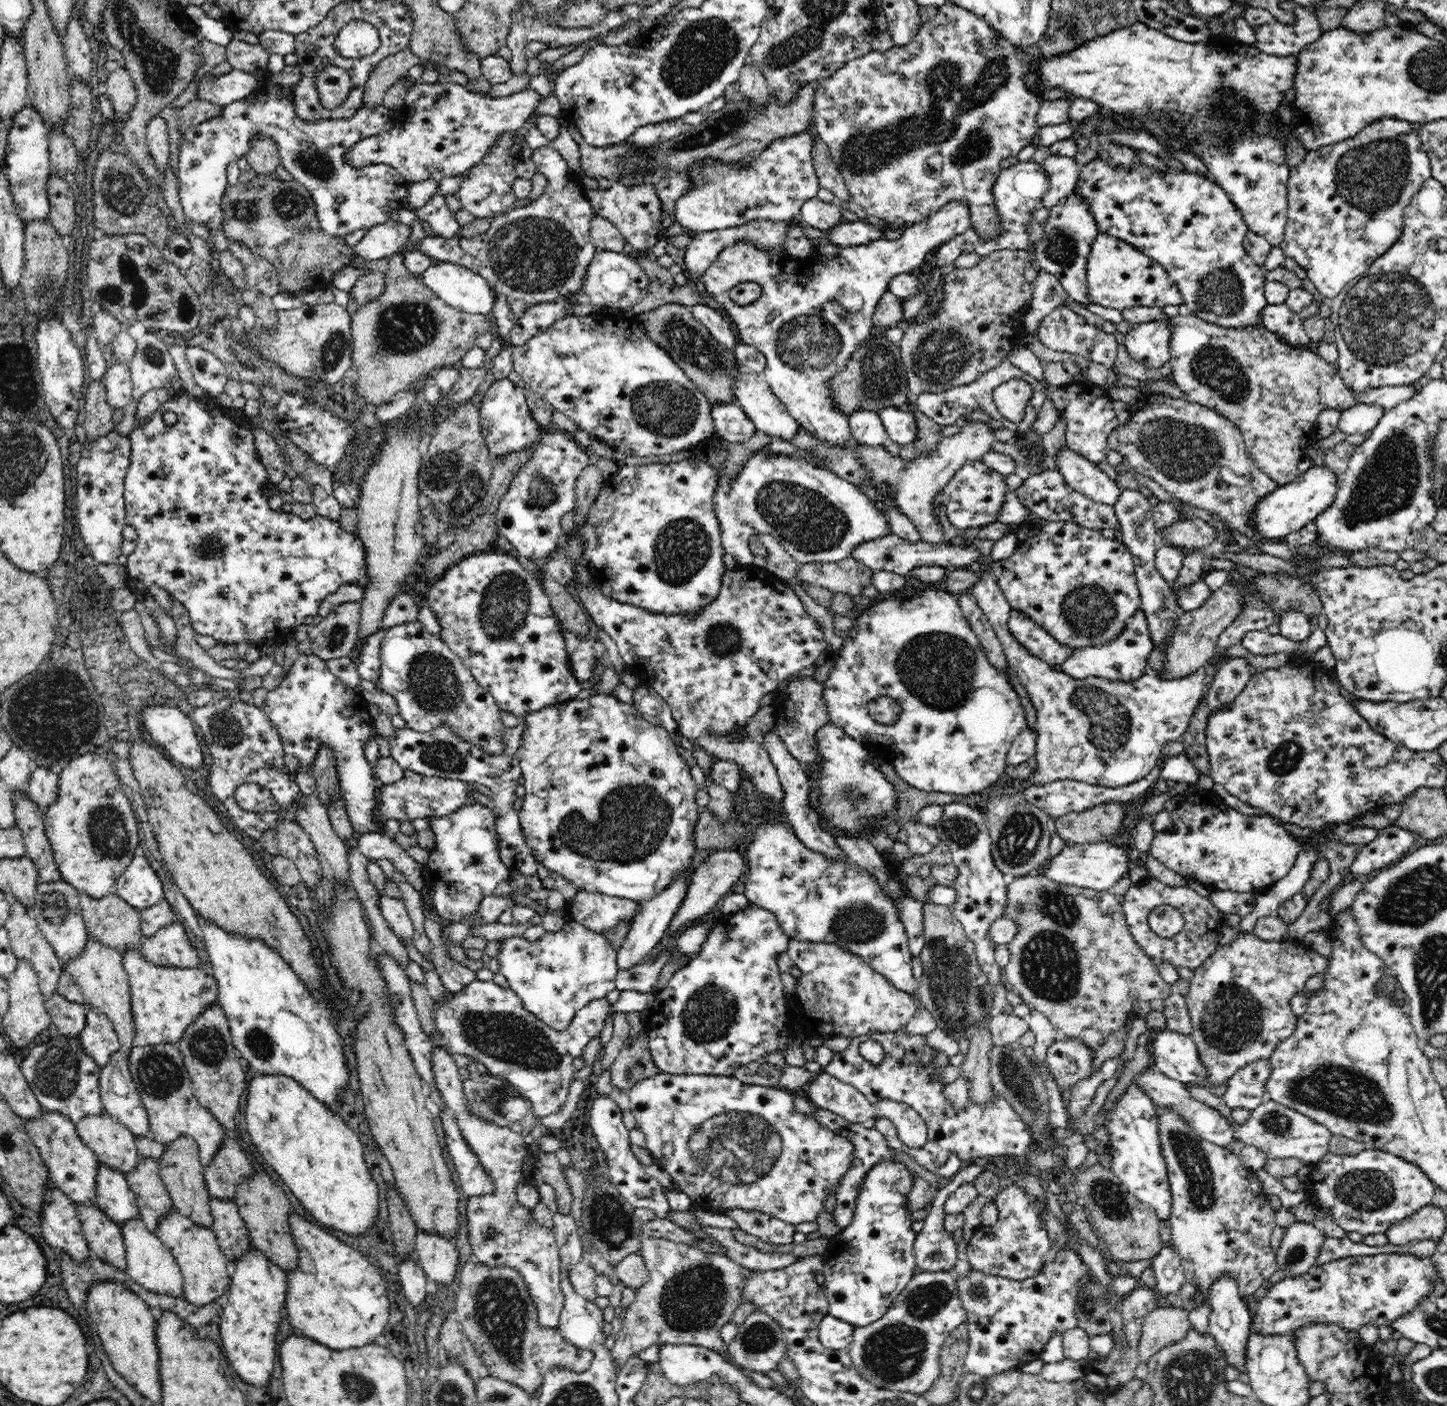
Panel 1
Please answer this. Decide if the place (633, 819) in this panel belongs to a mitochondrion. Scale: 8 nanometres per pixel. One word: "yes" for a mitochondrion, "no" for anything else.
yes

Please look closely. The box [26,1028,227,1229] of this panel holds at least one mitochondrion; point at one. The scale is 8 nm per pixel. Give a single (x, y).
(56, 1070)

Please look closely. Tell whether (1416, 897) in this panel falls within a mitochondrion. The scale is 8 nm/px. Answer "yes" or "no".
yes

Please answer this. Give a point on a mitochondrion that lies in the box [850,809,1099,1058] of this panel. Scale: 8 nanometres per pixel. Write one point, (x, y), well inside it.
(1049, 966)

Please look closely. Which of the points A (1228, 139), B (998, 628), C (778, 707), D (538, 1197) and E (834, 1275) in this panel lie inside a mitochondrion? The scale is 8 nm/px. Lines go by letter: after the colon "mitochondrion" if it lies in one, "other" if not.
A: other
B: other
C: other
D: other
E: other

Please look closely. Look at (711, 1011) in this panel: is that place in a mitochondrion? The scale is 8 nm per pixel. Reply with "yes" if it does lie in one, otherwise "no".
yes

